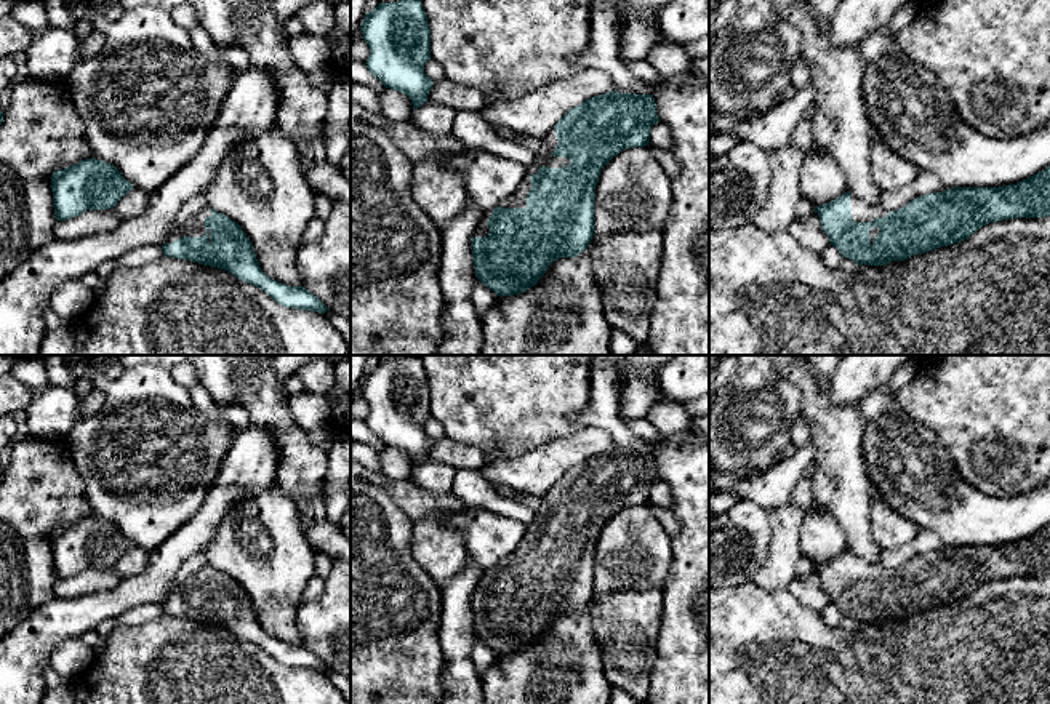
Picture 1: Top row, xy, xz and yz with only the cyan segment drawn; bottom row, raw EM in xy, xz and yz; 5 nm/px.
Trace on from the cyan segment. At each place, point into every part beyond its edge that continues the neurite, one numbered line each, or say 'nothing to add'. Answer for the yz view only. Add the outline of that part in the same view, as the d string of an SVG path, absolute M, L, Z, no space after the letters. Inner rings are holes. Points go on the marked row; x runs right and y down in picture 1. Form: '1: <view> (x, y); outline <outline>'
1: yz (861, 212); outline M850 194L850 208L855 222L872 222L877 218L885 218L888 211L877 205L868 205L858 197Z

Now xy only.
1: xy (196, 226); outline M206 205L184 224L178 226L163 243L171 243L181 237L203 237L206 234L205 219L211 216L211 208Z

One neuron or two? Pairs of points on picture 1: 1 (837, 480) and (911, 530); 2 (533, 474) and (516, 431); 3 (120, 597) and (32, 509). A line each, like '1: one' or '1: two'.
1: two
2: two
3: two

